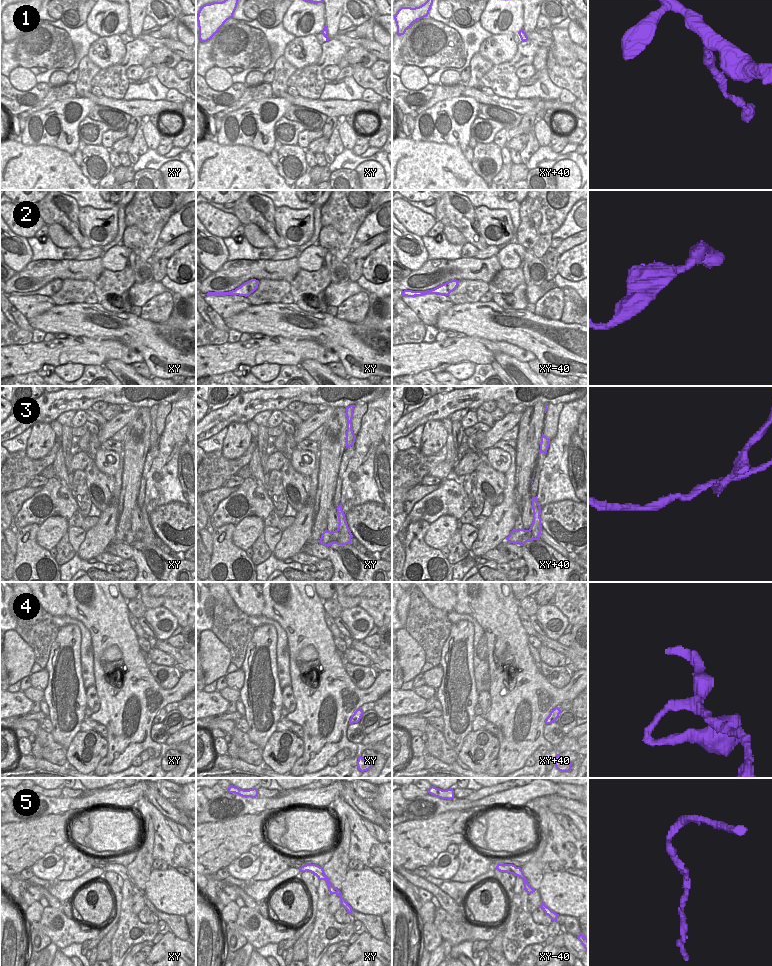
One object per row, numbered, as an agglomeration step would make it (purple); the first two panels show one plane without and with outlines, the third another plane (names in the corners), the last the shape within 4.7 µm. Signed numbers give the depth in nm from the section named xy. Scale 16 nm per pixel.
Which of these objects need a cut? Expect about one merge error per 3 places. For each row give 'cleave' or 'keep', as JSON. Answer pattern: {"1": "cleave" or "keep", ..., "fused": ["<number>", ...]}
{"1": "cleave", "2": "keep", "3": "cleave", "4": "keep", "5": "keep", "fused": ["1", "3"]}

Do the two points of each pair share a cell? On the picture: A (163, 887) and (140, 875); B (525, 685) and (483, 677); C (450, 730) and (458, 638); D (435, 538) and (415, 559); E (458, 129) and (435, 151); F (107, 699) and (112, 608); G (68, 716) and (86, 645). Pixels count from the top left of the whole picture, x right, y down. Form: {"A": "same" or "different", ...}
{"A": "different", "B": "different", "C": "same", "D": "different", "E": "different", "F": "same", "G": "different"}

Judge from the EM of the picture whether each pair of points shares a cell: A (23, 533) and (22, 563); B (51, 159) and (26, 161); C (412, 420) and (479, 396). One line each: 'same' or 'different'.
A: same
B: same
C: same

